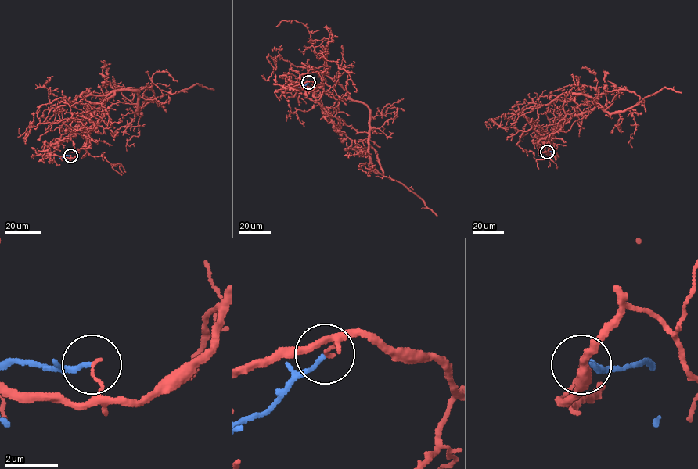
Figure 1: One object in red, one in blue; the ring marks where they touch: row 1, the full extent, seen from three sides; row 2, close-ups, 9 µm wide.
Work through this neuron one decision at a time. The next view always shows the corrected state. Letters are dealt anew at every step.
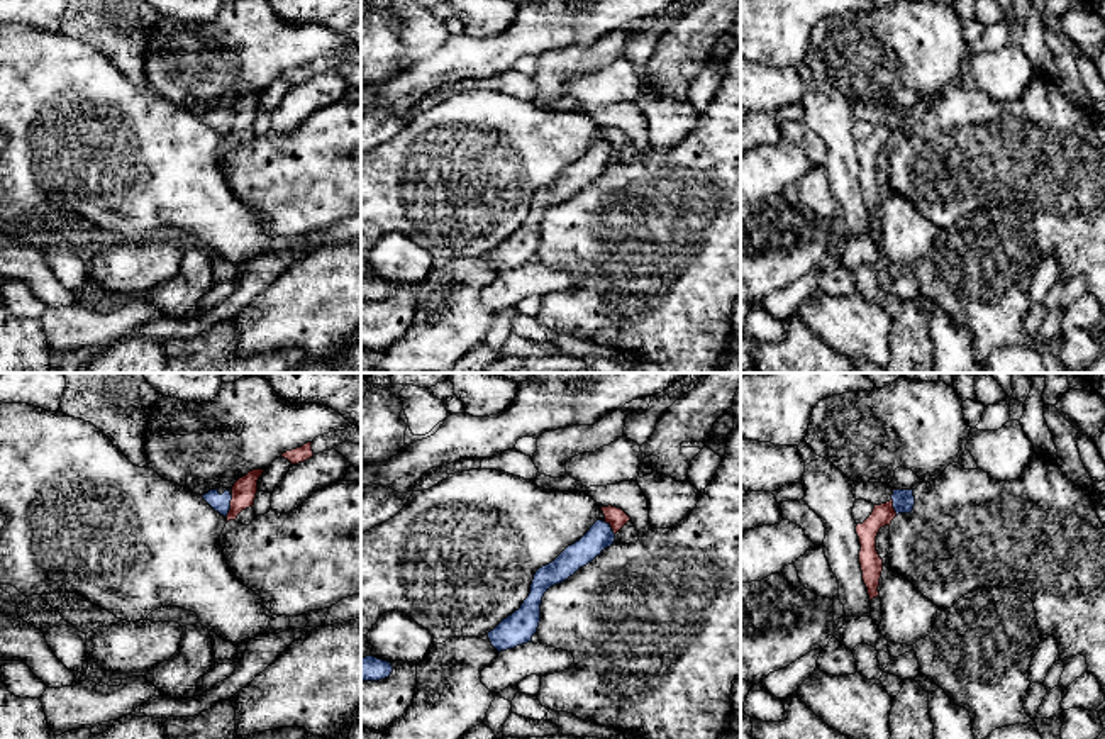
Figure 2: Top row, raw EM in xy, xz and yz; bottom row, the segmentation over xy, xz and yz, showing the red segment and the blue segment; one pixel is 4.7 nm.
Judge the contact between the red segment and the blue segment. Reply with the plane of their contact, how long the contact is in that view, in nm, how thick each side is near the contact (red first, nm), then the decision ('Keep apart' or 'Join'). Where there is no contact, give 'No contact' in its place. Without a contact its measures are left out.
Touches red in xy. Shared border 110 nm. Thickness 120 nm (red) against 90 nm. Keep apart

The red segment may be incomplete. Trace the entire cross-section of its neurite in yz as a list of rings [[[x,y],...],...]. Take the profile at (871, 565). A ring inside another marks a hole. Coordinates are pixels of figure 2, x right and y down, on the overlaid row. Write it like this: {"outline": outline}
{"outline": [[[893,500],[875,505],[871,515],[856,525],[856,534],[859,537],[859,564],[863,571],[863,581],[868,588],[869,600],[880,597],[878,586],[883,571],[883,559],[876,551],[876,536],[881,527],[890,525],[897,517],[893,508]]]}

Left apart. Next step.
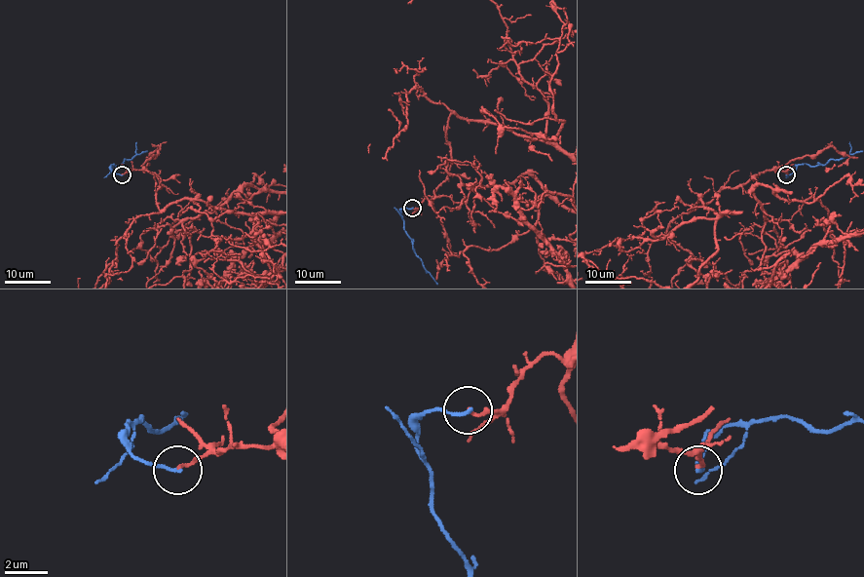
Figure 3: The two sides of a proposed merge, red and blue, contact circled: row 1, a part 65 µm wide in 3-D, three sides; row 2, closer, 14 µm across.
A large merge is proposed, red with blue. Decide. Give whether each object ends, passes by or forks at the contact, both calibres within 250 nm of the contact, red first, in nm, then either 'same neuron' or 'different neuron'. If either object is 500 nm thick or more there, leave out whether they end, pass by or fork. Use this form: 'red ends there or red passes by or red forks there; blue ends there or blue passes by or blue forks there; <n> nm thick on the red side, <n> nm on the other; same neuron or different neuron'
red ends there; blue ends there; 130 nm thick on the red side, 180 nm on the other; different neuron

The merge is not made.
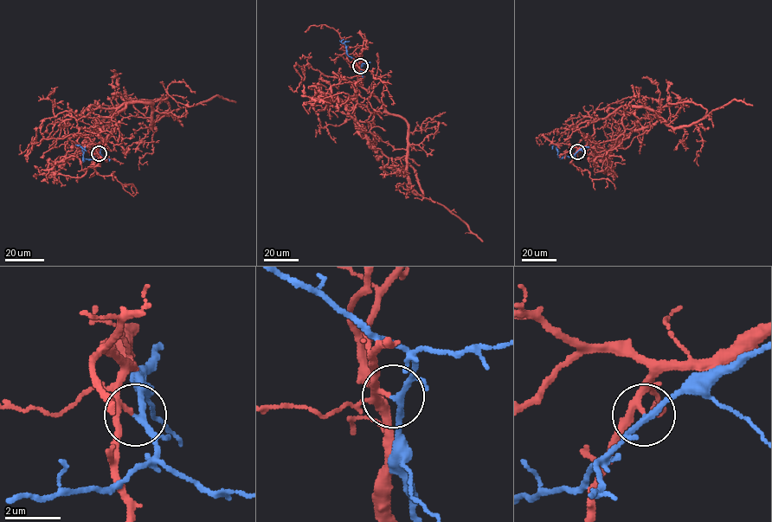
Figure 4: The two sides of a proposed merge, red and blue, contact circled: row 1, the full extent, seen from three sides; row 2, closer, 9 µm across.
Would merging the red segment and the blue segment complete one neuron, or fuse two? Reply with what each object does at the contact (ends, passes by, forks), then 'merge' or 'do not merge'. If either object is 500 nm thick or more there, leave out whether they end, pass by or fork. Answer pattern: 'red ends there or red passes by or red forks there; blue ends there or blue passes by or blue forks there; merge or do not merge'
red passes by; blue passes by; do not merge

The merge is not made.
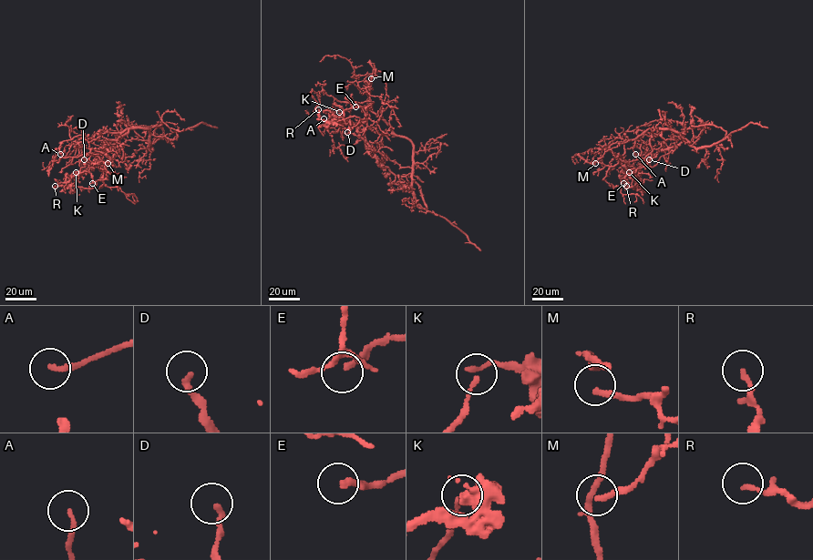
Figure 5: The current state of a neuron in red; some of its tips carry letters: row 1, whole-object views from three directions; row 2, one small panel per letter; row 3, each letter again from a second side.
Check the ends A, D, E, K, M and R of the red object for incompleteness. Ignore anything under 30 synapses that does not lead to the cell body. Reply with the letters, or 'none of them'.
E

